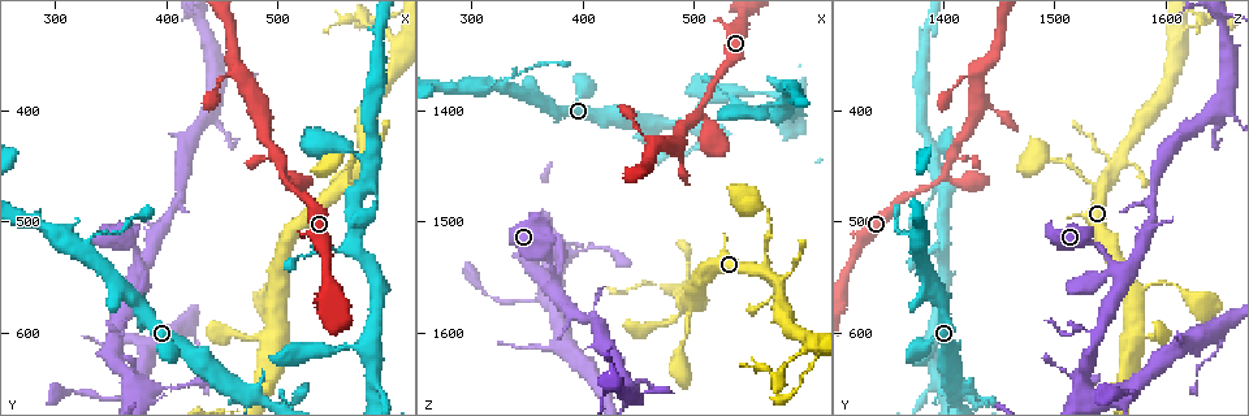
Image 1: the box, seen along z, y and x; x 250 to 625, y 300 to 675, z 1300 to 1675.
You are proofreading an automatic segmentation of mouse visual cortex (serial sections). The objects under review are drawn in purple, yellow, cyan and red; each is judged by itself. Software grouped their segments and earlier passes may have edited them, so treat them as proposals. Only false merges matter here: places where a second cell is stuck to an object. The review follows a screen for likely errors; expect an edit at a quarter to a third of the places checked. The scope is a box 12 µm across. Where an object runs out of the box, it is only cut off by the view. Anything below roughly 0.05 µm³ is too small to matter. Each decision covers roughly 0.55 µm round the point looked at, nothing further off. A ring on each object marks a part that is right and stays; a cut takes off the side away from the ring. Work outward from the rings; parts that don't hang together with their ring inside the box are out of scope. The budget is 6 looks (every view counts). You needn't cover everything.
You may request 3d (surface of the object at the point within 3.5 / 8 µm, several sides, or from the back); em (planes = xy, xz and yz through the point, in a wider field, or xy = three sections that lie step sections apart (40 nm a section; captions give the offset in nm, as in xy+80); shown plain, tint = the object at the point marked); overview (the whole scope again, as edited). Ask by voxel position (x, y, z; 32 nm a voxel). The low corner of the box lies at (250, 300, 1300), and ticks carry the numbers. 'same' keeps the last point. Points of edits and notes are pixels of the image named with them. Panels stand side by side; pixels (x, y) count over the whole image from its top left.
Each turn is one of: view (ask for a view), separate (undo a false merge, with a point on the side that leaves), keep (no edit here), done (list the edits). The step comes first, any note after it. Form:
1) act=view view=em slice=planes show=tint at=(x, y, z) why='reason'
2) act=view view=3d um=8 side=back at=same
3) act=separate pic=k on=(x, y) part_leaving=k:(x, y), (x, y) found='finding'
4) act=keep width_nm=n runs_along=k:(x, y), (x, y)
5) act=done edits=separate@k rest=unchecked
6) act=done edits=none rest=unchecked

act=view view=3d um=3.5 at=(324, 526, 1380) why='small branch off a trunk'

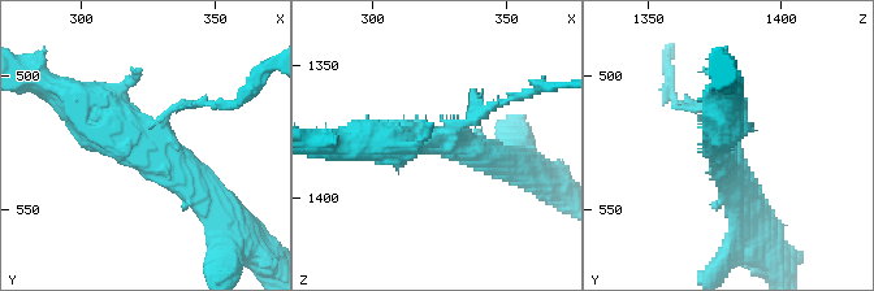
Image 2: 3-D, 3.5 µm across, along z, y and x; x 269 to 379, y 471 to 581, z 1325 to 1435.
act=view view=em slice=xy step=5 show=plain at=(326, 527, 1378) arms=3 arm_widths_nm=150,350,500 why='now the EM'

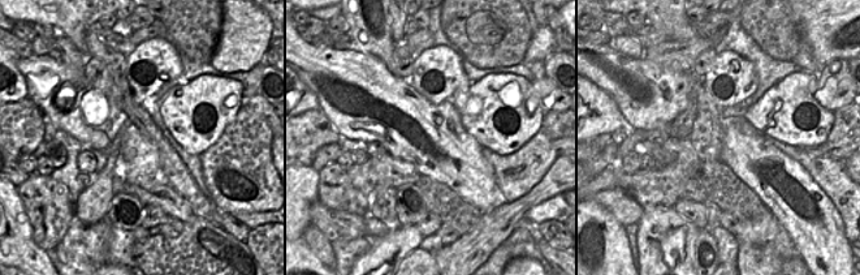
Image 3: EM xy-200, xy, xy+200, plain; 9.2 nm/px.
act=view view=em slice=xy step=5 show=tint at=same why='with the object marked'

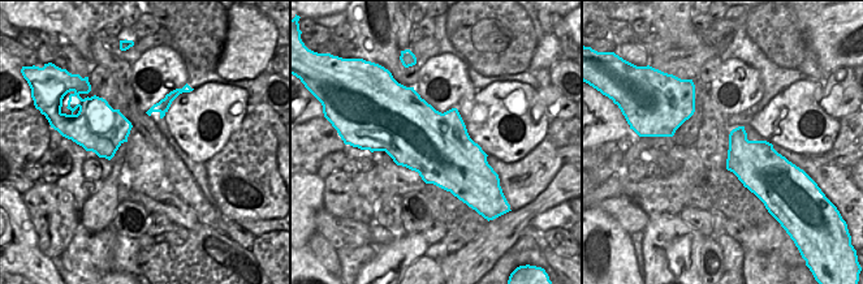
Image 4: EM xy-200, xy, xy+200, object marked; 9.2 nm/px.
act=separate pic=2 on=(490, 105) part_leaving=2:(457, 126), (513, 96), (557, 87) found='two cells meet here'

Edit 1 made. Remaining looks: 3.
act=view view=overview

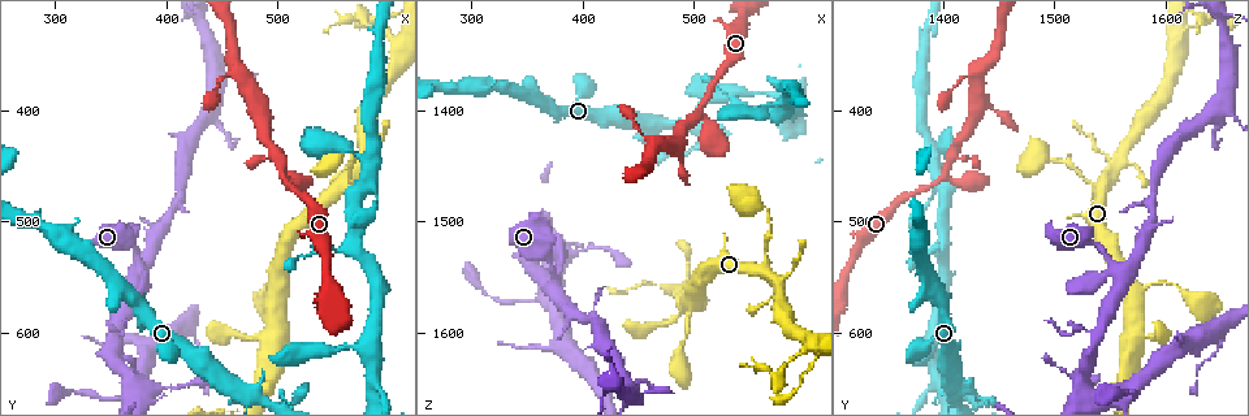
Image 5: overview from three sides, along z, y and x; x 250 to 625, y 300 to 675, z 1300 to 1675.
act=view view=3d um=8 at=(456, 650, 1420) why='three arms meet'

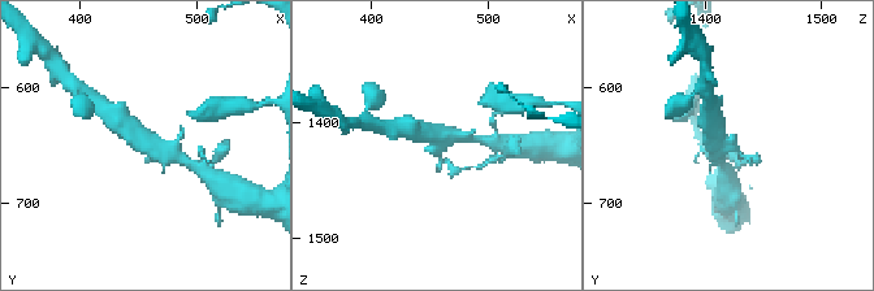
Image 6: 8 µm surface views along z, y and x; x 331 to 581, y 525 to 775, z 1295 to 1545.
act=view view=em slice=xy step=5 show=tint at=(460, 650, 1422) why='shape alone is not enough'

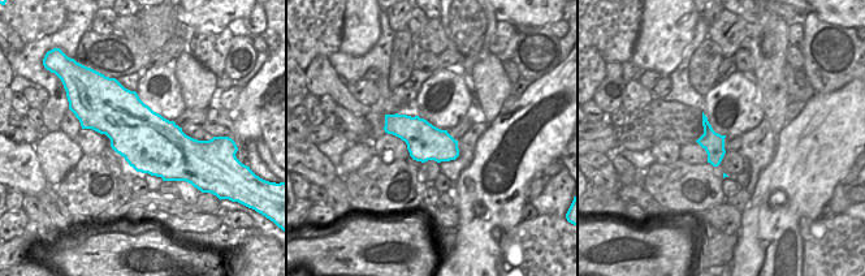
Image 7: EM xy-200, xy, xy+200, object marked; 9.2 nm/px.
act=separate pic=6 on=(455, 170) found='two cells meet here'

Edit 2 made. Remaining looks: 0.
act=done edits=separate@2,separate@6 rest=unchecked

